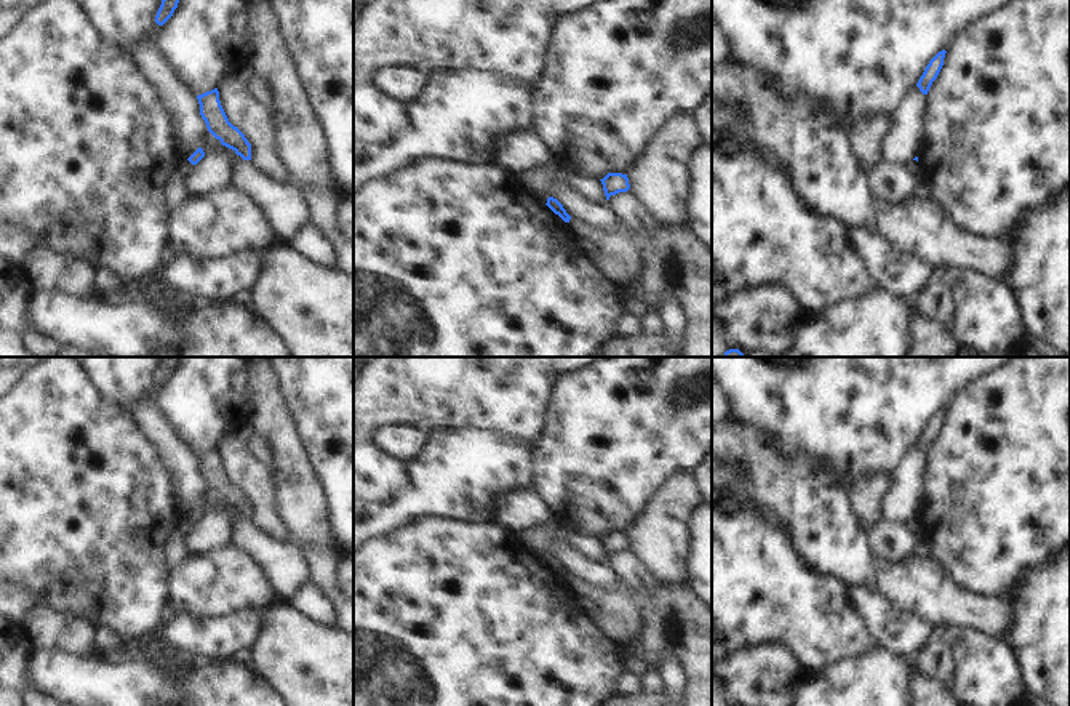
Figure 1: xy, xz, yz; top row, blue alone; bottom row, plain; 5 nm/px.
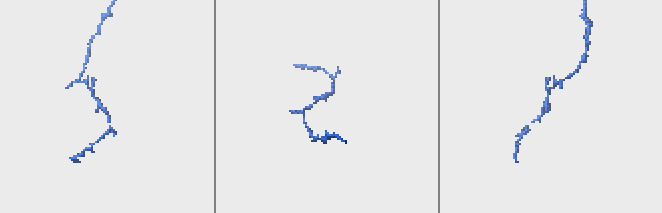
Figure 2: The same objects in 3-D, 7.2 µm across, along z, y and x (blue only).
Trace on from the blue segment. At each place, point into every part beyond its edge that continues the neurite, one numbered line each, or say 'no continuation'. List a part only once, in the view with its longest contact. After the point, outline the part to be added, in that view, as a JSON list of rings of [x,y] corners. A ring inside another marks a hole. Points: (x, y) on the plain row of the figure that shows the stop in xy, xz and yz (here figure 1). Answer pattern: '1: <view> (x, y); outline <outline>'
1: xy (175, 553); outline [[[184,517],[174,528],[173,535],[166,540],[165,565],[168,568],[176,568],[189,556],[186,548],[186,536],[192,532],[192,528],[194,523]]]

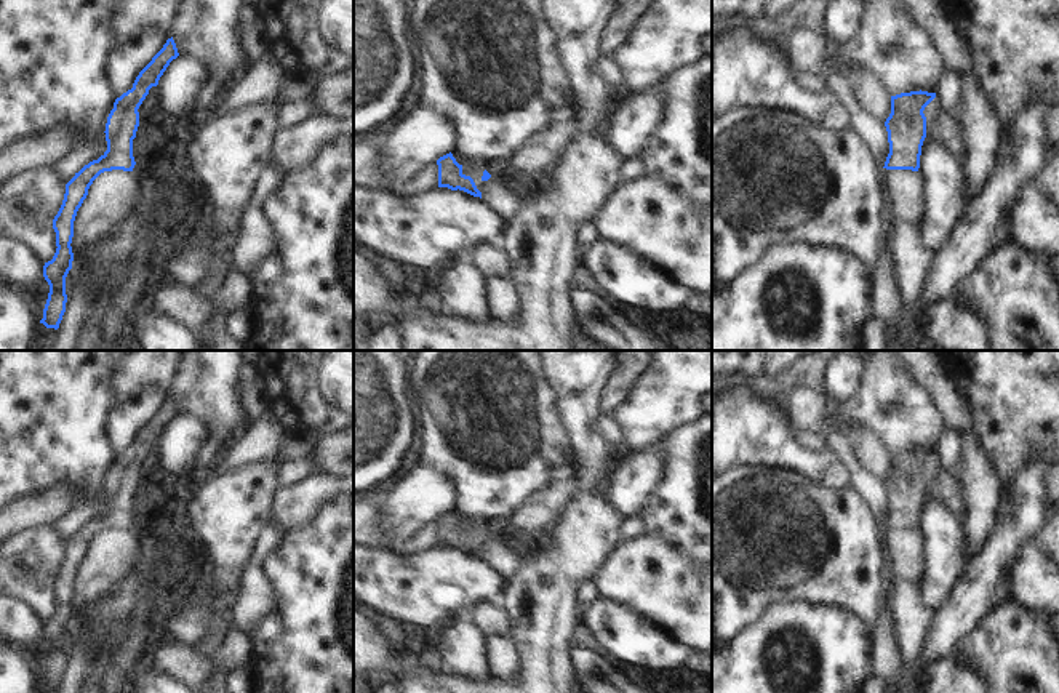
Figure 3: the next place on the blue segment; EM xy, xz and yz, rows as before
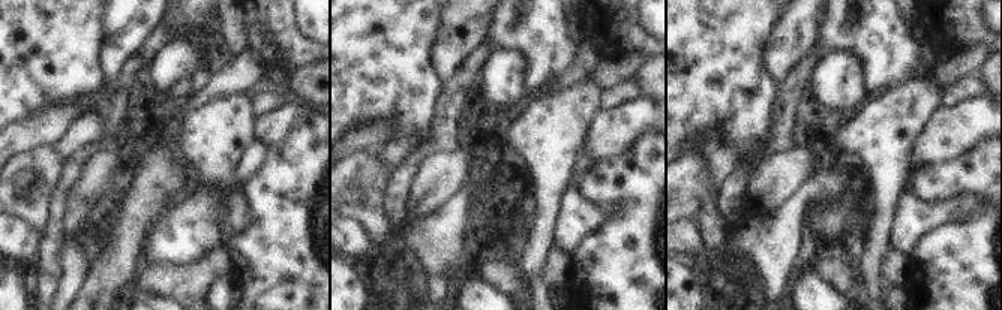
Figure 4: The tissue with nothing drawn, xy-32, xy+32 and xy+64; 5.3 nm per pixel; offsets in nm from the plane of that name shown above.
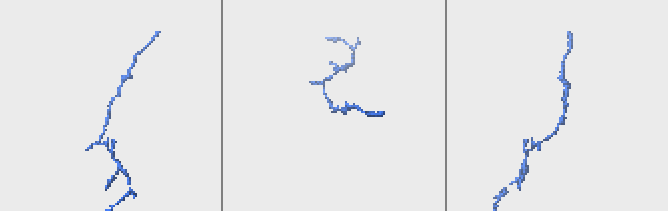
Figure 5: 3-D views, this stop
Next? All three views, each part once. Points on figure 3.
no continuation

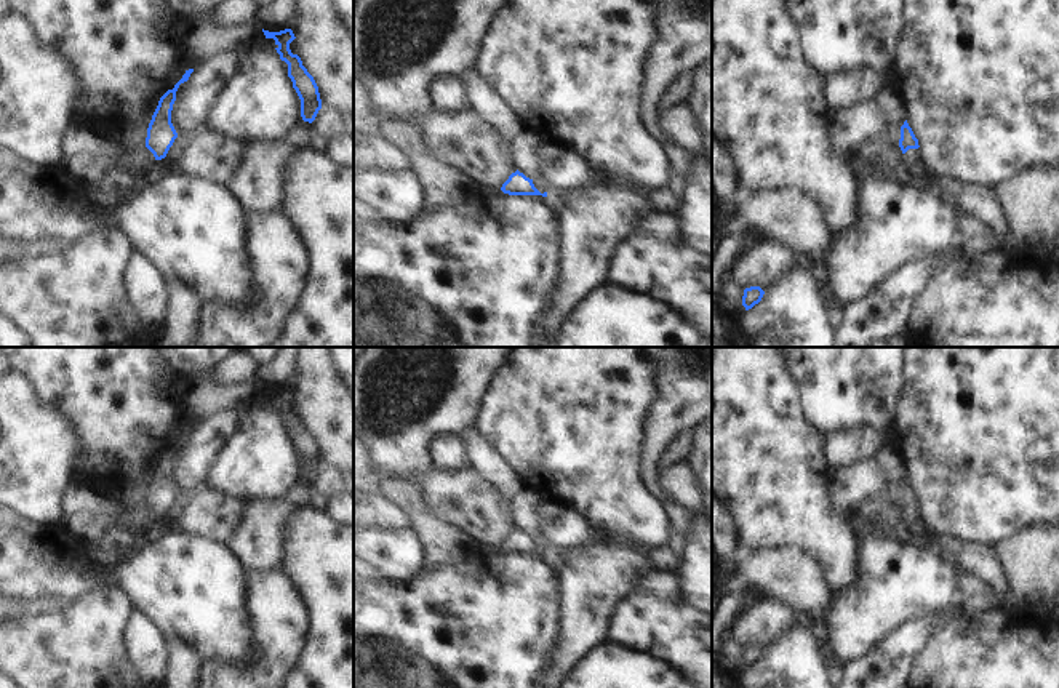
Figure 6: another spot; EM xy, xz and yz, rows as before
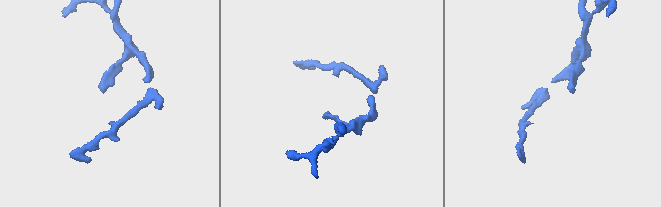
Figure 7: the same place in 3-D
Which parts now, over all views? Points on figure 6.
1: yz (912, 520); outline [[[920,506],[918,507],[909,507],[904,512],[904,523],[905,523],[905,531],[907,533],[917,530],[921,525],[920,514],[921,514]]]

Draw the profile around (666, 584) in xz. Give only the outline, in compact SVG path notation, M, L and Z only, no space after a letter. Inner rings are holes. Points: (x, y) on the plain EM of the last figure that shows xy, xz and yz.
M653 571L643 576L637 586L637 594L657 594L662 598L683 600L685 592L680 576L675 573Z

